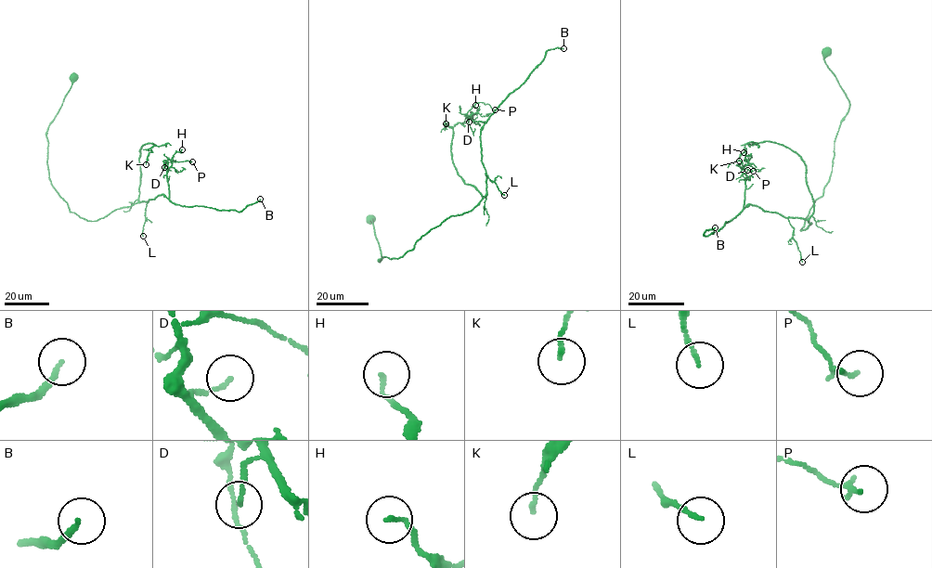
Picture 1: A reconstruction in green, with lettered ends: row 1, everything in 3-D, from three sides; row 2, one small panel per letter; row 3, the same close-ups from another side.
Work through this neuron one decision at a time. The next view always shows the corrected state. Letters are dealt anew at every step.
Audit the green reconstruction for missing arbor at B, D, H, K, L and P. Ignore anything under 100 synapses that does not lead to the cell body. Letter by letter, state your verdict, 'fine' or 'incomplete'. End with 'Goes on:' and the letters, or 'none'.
B: incomplete
D: fine
H: fine
K: fine
L: fine
P: fine
Goes on: B

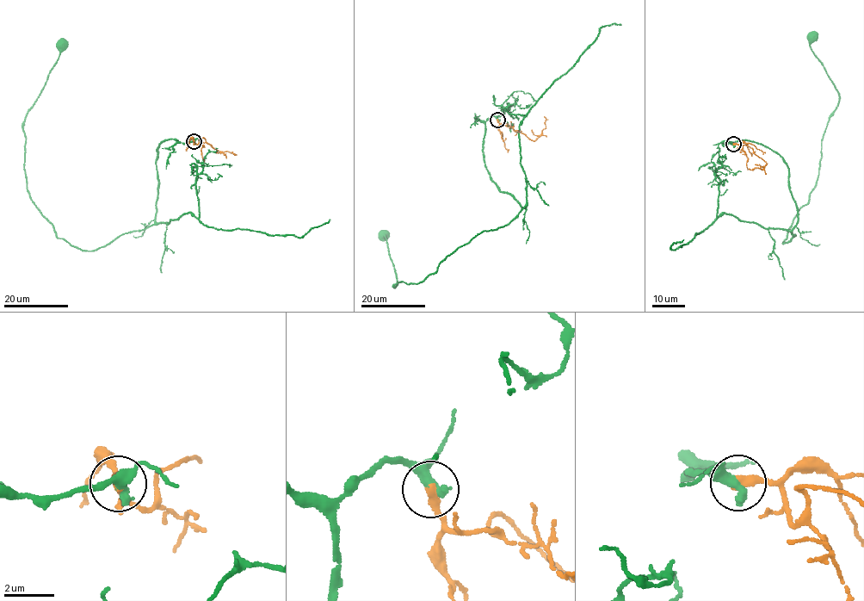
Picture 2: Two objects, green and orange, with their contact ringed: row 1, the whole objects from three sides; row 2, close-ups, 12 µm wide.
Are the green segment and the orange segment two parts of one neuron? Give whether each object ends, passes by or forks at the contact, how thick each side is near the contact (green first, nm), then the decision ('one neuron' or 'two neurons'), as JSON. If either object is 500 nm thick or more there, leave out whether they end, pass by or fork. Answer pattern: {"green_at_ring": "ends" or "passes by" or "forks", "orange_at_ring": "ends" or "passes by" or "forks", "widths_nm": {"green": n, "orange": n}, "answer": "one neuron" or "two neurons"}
{"green_at_ring": "passes by", "orange_at_ring": "ends", "widths_nm": {"green": 340, "orange": 360}, "answer": "one neuron"}

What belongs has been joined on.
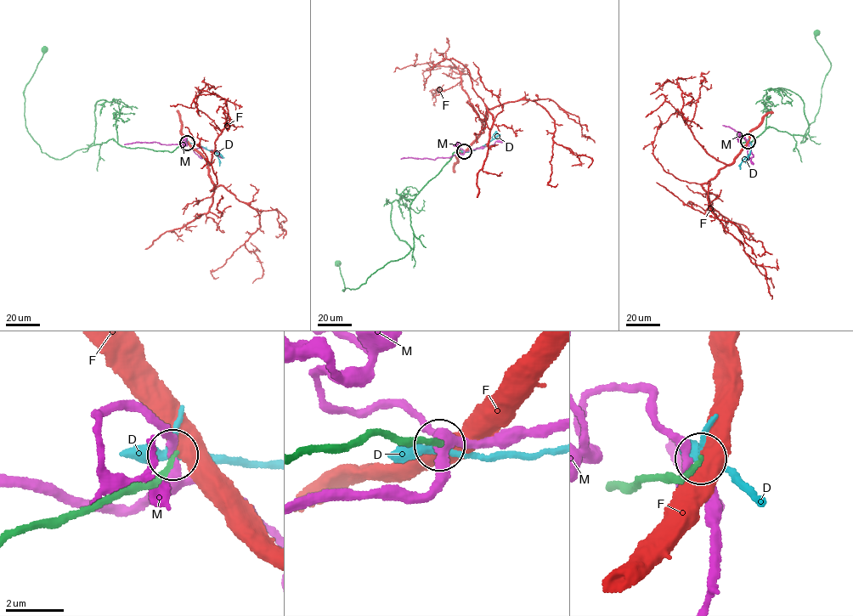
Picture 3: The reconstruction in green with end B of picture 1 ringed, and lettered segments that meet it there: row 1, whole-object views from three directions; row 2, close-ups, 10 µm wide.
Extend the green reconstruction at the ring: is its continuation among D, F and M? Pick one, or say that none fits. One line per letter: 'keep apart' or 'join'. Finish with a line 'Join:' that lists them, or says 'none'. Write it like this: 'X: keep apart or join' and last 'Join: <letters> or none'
D: keep apart
F: keep apart
M: keep apart
Join: none

